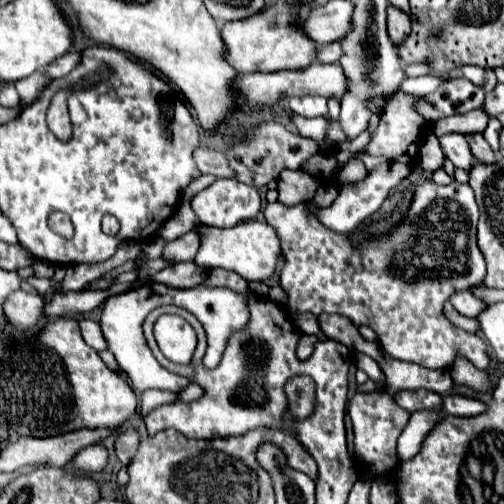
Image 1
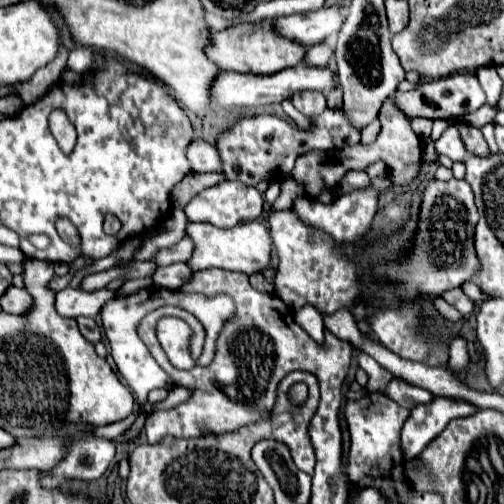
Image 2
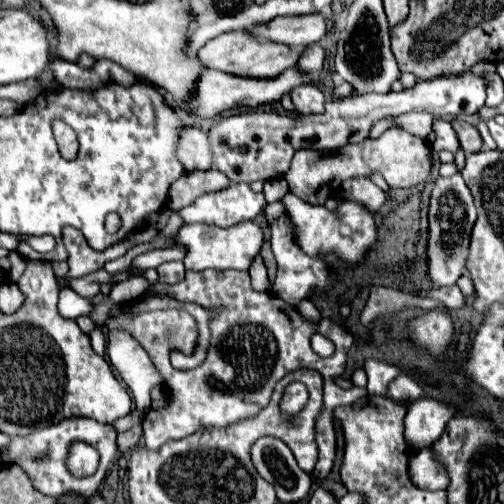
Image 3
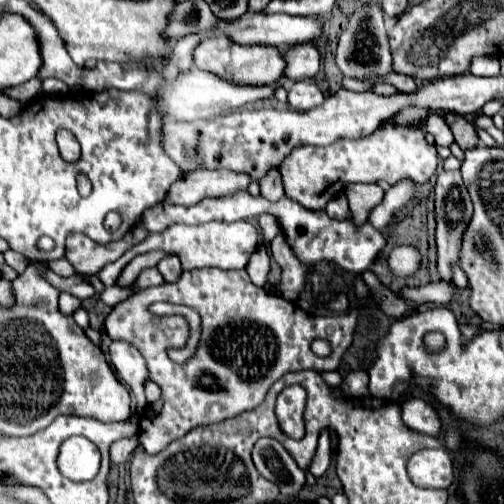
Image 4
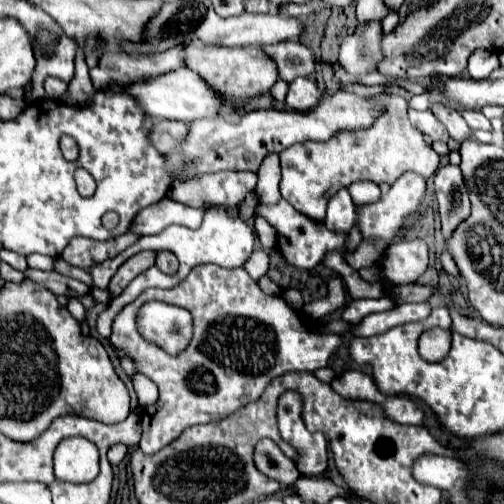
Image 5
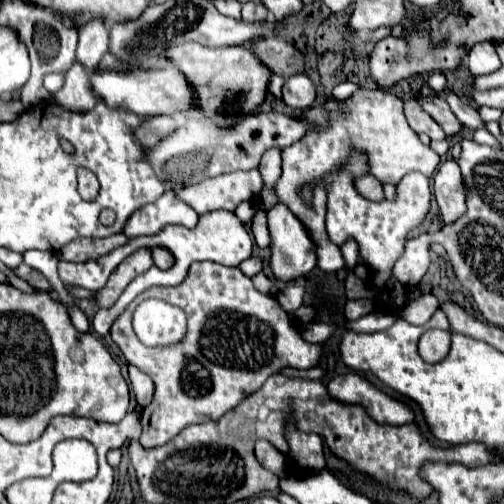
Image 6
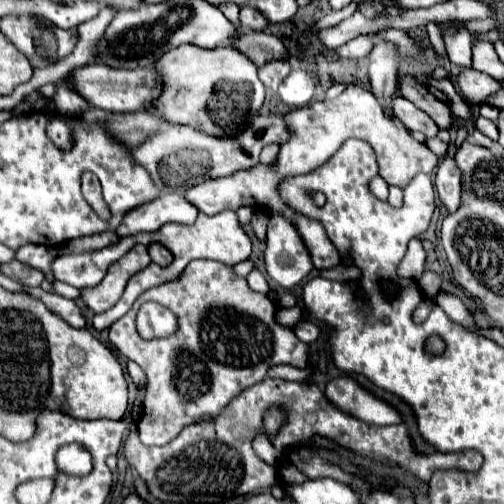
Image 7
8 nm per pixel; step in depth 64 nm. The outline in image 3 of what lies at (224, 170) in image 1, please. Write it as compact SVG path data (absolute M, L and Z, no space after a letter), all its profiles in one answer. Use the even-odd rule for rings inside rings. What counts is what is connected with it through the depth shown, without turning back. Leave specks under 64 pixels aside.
M184 128L182 130L176 152L178 152L178 158L188 172L214 168L208 136L198 128Z

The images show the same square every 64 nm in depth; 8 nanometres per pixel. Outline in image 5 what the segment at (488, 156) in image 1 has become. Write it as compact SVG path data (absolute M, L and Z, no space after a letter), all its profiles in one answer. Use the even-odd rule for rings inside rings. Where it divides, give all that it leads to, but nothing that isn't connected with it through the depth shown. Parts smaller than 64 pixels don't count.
M434 104L434 106L432 106L432 112L434 112L434 116L448 128L450 136L452 136L456 142L462 144L464 140L470 140L470 138L472 138L472 132L470 132L466 120L462 118L462 114L460 114L458 110L454 110L454 108L446 106L446 104Z

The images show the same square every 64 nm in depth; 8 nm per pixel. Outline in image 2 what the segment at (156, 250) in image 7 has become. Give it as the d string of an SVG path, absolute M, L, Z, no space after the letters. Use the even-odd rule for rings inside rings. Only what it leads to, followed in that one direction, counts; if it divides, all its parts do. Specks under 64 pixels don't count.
M170 264L166 268L158 268L152 276L156 286L164 286L172 290L182 288L190 278L192 278L192 270L188 268L188 264Z

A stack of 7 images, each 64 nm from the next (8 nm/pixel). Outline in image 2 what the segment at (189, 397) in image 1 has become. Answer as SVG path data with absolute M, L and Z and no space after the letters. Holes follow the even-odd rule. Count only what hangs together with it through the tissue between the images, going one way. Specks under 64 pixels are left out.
M175 386L172 389L175 390L169 390L166 399L153 405L153 411L174 408L178 406L178 404L181 404L182 402L186 401L191 395L191 392L183 387Z

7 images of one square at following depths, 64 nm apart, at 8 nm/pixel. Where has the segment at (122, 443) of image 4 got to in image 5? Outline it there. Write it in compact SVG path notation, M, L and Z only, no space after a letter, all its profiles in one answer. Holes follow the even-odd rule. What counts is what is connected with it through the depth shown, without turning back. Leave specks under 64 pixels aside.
M122 444L112 446L112 448L108 450L108 460L110 460L110 464L120 464L128 450L130 450L130 448L128 448L128 446L122 446Z

